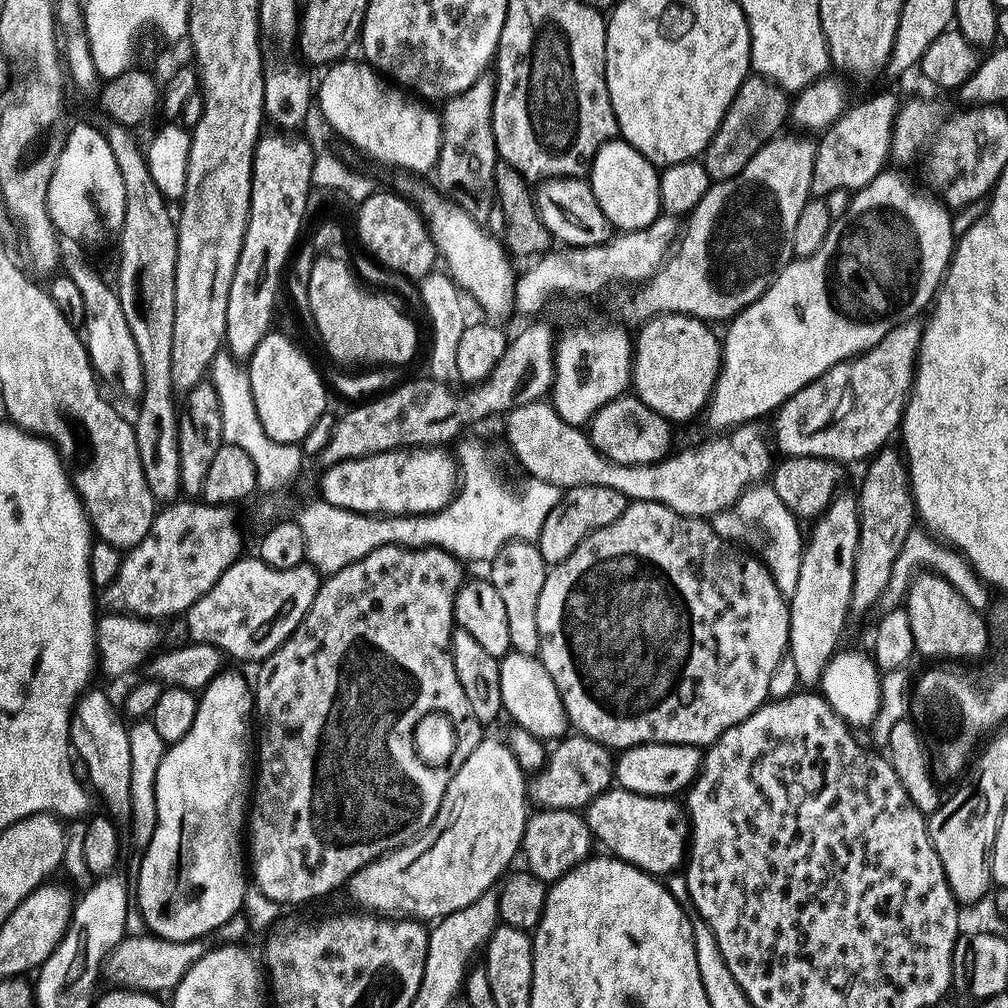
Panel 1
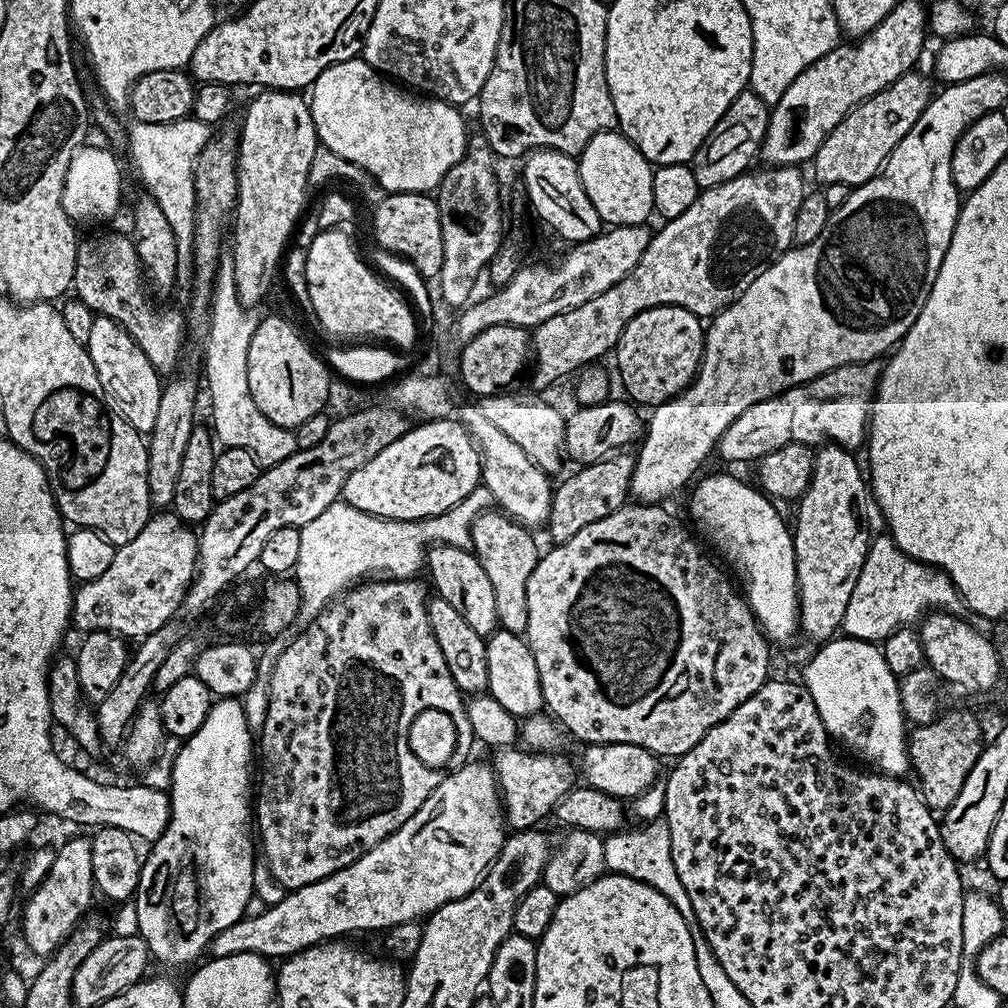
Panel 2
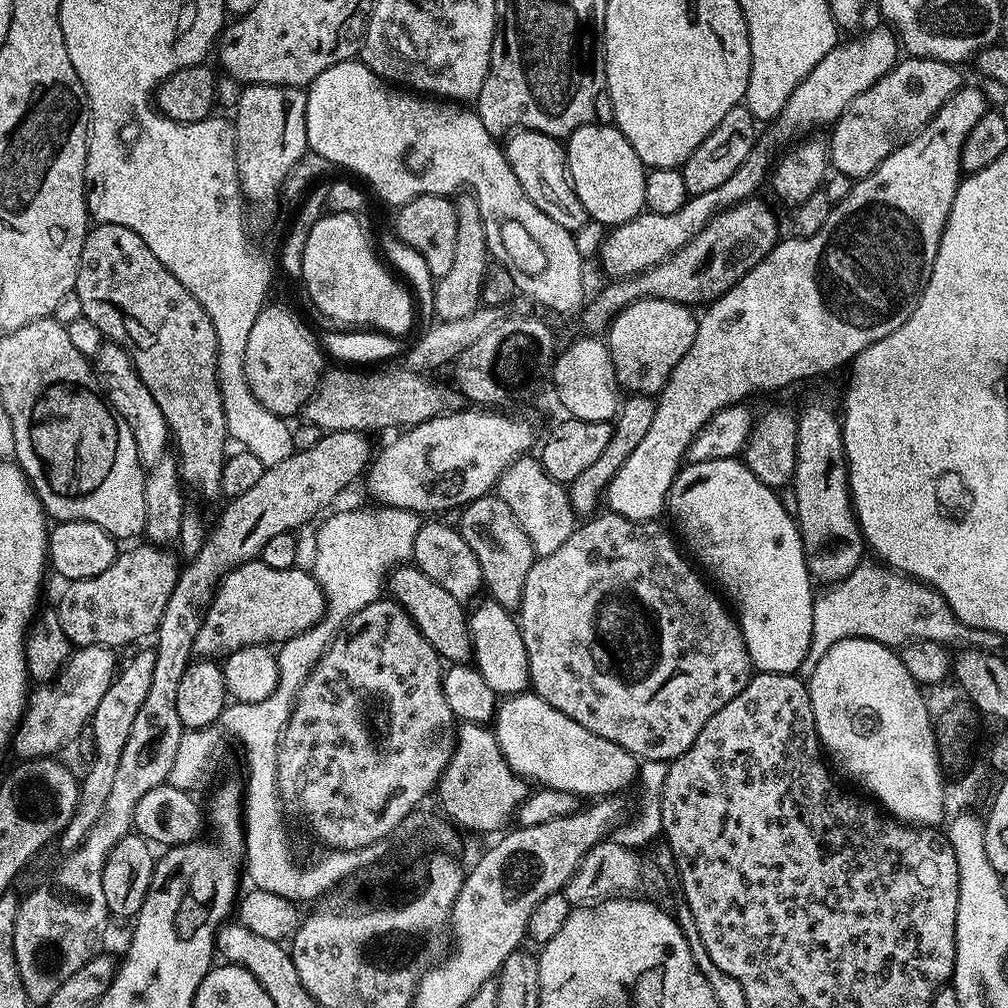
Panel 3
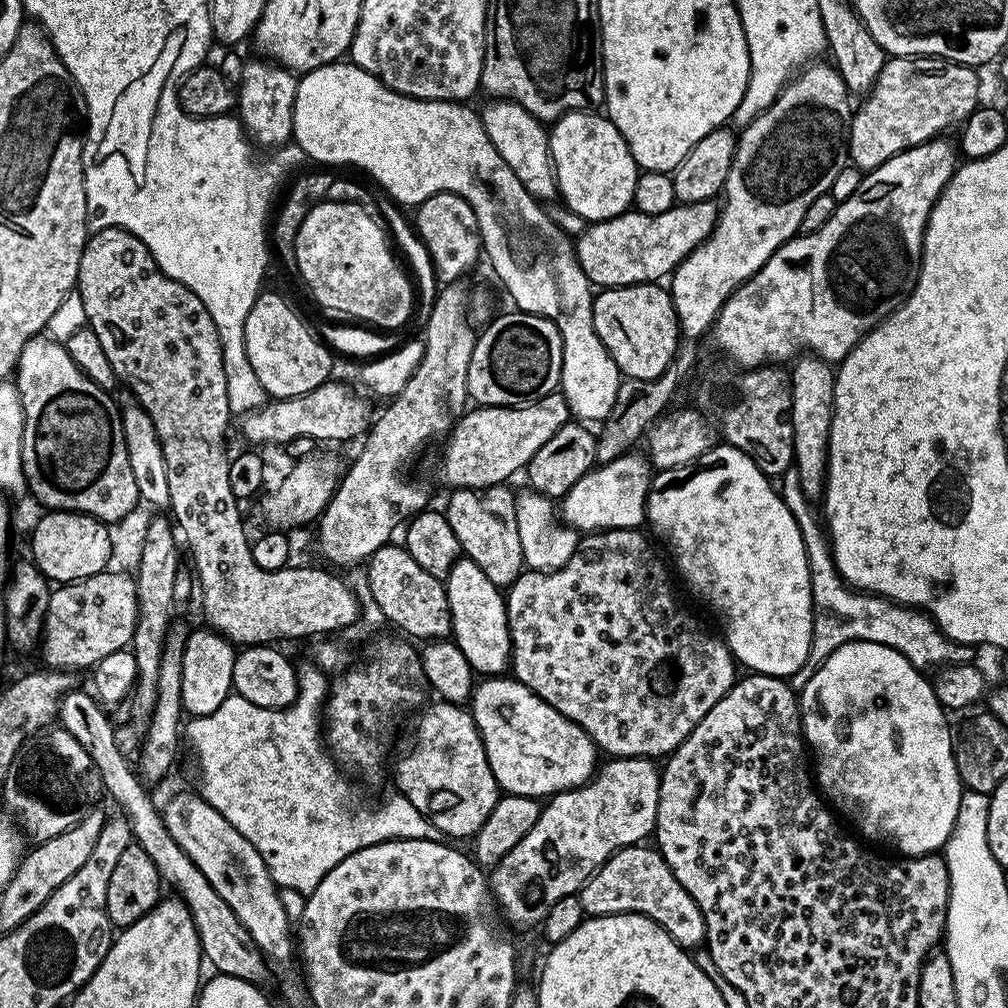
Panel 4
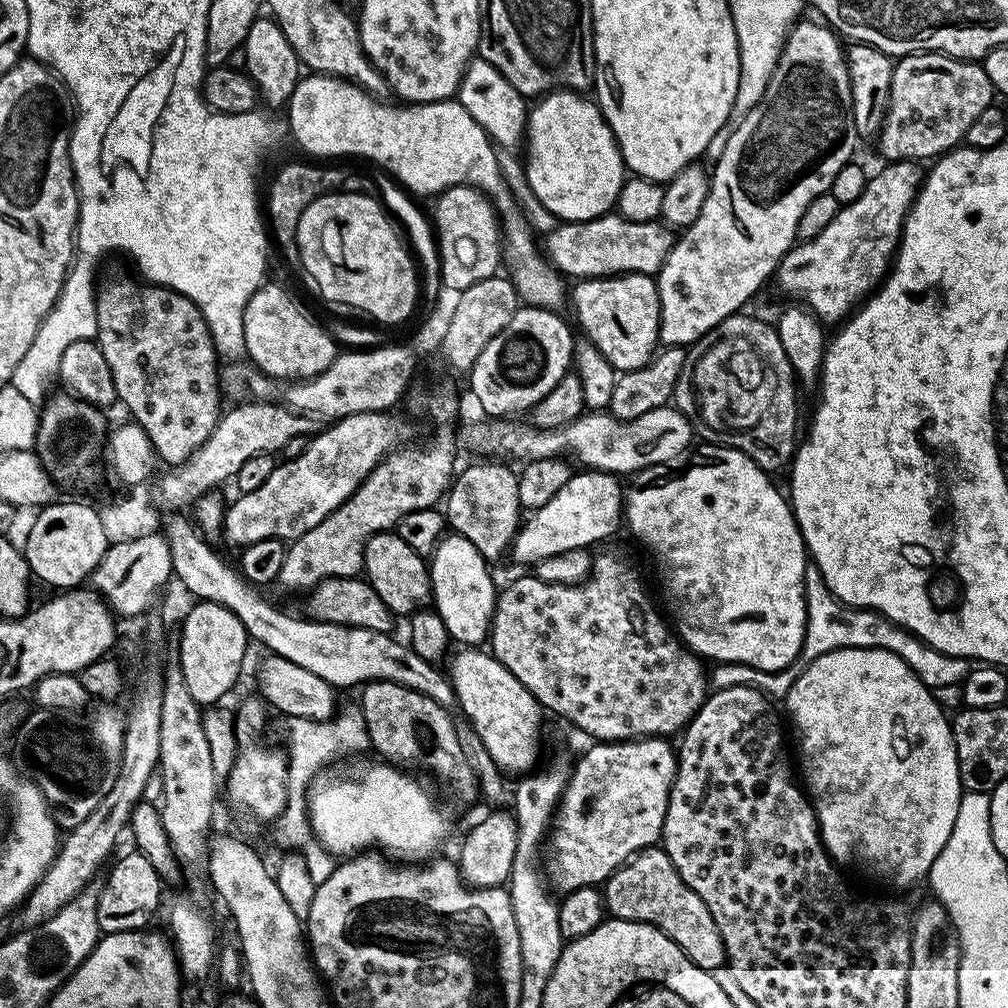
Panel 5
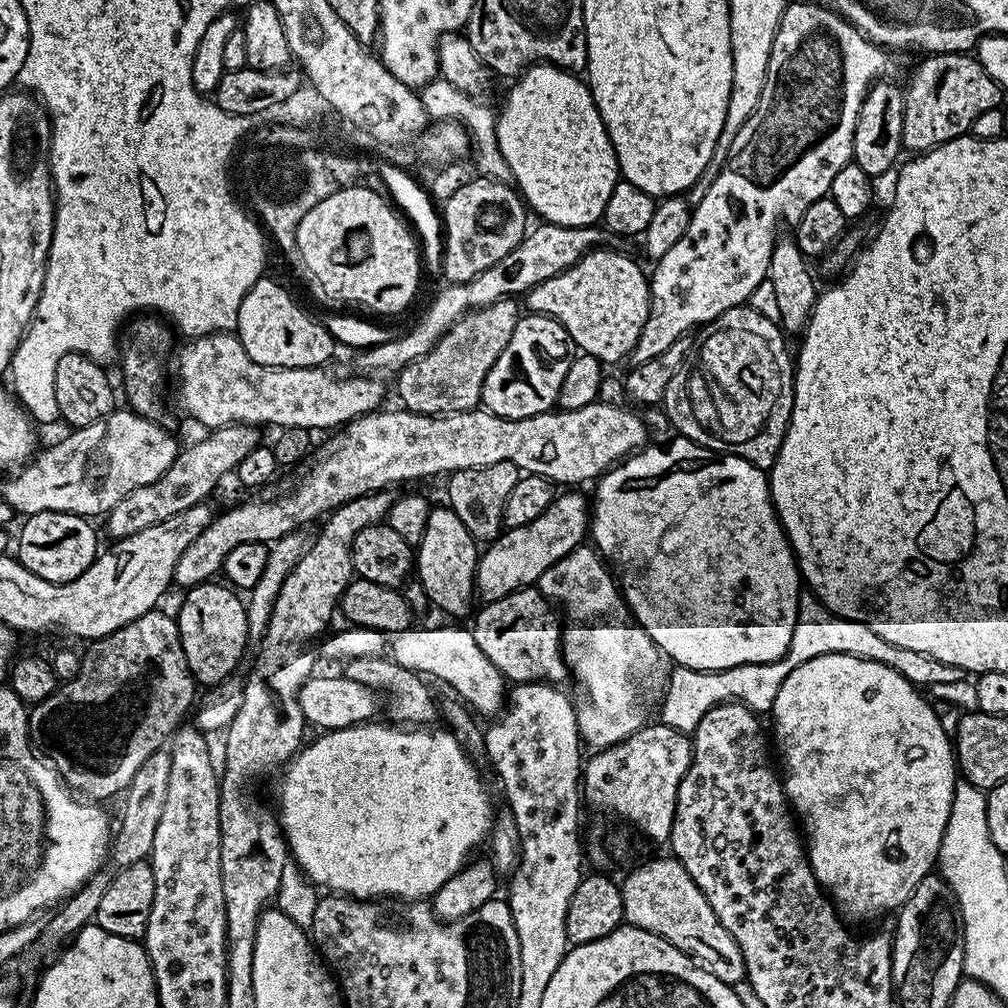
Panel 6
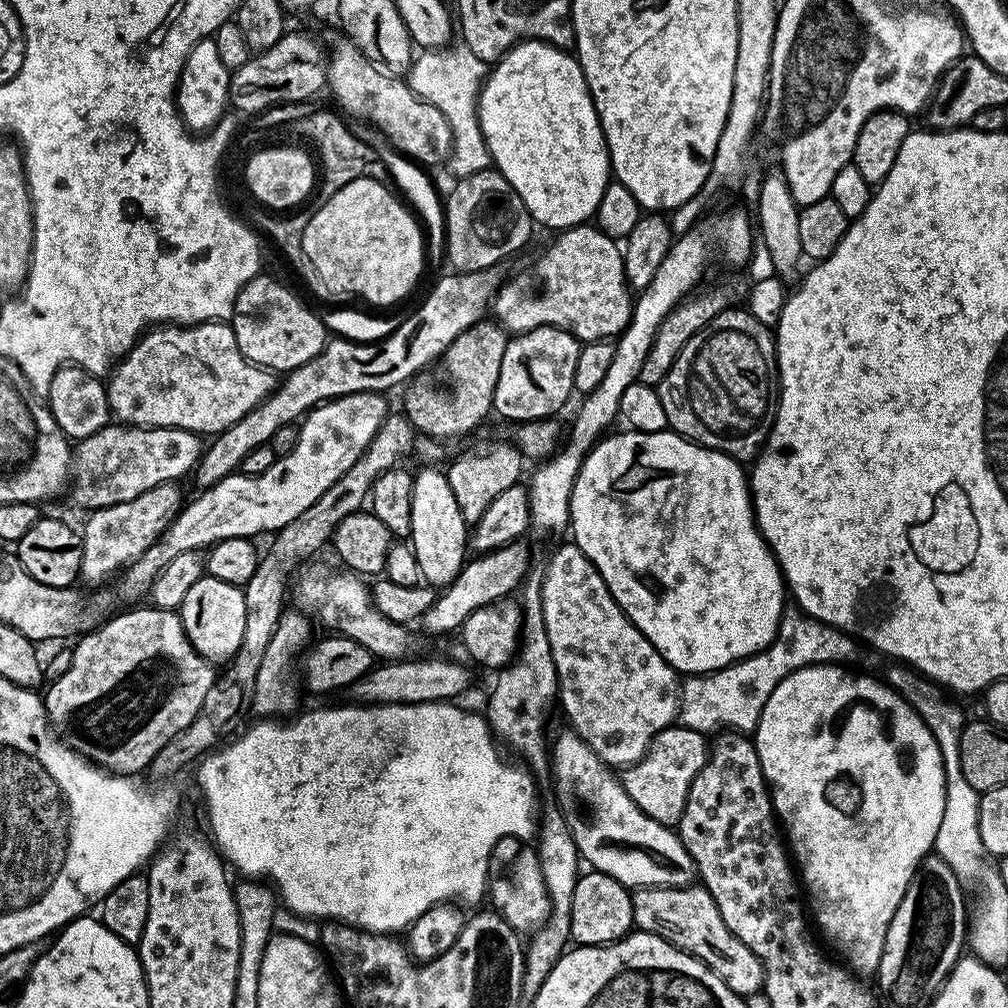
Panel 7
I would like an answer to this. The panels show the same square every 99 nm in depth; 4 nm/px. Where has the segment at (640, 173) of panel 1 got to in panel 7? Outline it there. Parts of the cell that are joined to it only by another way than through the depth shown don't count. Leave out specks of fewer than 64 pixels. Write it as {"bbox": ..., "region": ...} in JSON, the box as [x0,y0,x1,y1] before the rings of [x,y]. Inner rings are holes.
{"bbox":[478,40,612,230],"region":[[[522,40],[519,44],[515,44],[501,60],[497,60],[491,65],[484,81],[484,87],[480,89],[478,114],[480,115],[480,129],[485,142],[488,143],[495,171],[500,172],[506,178],[506,182],[510,182],[510,186],[518,194],[518,198],[522,198],[526,210],[532,215],[533,221],[537,225],[545,224],[548,228],[563,230],[575,228],[576,225],[591,221],[595,217],[598,202],[602,202],[602,194],[610,182],[612,161],[608,158],[608,143],[604,140],[604,131],[584,77],[584,71],[579,60],[571,51],[556,48],[544,40]]]}

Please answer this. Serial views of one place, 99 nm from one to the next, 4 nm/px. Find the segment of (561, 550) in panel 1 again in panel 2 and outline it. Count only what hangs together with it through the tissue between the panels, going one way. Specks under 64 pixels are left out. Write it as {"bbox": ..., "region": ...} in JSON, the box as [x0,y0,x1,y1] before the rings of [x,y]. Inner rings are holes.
{"bbox":[546,450,636,545],"region":[[[628,450],[613,452],[604,460],[577,467],[561,484],[555,485],[552,493],[551,512],[546,531],[552,535],[553,545],[566,542],[578,534],[578,530],[598,522],[629,503],[632,491],[632,475],[636,469],[636,456]]]}

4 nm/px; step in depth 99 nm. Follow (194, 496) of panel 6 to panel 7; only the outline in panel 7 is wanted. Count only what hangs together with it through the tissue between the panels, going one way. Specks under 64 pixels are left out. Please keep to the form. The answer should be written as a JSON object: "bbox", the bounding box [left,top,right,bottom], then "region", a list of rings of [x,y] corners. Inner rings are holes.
{"bbox":[79,482,186,584],"region":[[[176,482],[154,486],[154,490],[138,494],[138,498],[130,498],[130,502],[118,502],[114,506],[95,509],[82,527],[79,579],[88,584],[100,584],[110,579],[119,568],[124,570],[132,565],[153,542],[160,539],[160,535],[180,512],[186,500],[186,496],[180,493],[180,487]]]}

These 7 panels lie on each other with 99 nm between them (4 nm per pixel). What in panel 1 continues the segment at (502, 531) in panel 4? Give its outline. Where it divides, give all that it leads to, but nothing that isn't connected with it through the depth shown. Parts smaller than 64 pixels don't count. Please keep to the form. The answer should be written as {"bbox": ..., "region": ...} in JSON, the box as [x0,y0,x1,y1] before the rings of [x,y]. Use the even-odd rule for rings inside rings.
{"bbox":[490,540,549,656],"region":[[[514,540],[505,545],[490,561],[490,579],[494,590],[502,597],[506,606],[506,623],[510,630],[511,651],[527,656],[536,656],[540,650],[538,638],[538,597],[542,594],[542,582],[546,582],[549,565],[545,564],[542,554],[535,543],[527,540]]]}

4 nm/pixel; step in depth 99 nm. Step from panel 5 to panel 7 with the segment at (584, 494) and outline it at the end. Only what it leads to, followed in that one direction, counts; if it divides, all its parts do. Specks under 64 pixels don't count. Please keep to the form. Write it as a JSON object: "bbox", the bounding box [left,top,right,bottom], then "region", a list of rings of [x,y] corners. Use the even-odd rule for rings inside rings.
{"bbox":[422,542,529,636],"region":[[[513,542],[495,548],[493,552],[483,553],[479,558],[469,559],[461,568],[459,574],[452,579],[452,583],[443,589],[444,592],[435,597],[432,605],[424,611],[422,625],[428,632],[440,636],[443,632],[452,632],[463,629],[466,618],[474,614],[487,604],[495,604],[497,600],[511,597],[523,585],[529,575],[528,552],[523,548],[523,543]]]}

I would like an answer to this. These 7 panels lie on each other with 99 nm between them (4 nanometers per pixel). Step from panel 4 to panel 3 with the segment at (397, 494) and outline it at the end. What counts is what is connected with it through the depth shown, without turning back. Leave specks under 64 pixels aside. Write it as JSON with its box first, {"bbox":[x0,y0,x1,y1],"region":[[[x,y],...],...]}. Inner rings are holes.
{"bbox":[432,194,490,320],"region":[[[460,194],[455,197],[454,203],[458,218],[458,234],[454,237],[454,258],[450,271],[440,280],[435,281],[432,294],[432,304],[436,307],[436,316],[440,320],[466,318],[481,307],[480,291],[484,288],[484,275],[488,272],[488,264],[490,265],[486,230],[475,196]]]}

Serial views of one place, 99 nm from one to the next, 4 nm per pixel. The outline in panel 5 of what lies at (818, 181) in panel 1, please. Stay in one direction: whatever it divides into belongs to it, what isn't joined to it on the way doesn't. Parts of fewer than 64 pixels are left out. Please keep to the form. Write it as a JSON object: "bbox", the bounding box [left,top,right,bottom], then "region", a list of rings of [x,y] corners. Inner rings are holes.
{"bbox":[878,52,994,162],"region":[[[943,52],[899,57],[892,70],[888,113],[878,137],[881,154],[888,162],[925,162],[953,151],[967,137],[974,118],[993,107],[992,96],[994,89],[983,63],[956,60]]]}

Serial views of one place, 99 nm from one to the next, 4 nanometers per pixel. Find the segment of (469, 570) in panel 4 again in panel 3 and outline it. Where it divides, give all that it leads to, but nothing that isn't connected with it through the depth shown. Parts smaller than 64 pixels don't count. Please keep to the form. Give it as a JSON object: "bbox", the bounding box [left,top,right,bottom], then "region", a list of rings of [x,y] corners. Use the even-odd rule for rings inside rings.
{"bbox":[468,599,529,697],"region":[[[485,599],[481,608],[471,609],[468,616],[468,630],[472,633],[472,654],[475,667],[480,669],[482,678],[501,697],[509,697],[515,693],[523,693],[529,687],[528,659],[526,646],[522,642],[522,634],[517,617],[509,609],[495,600]]]}

